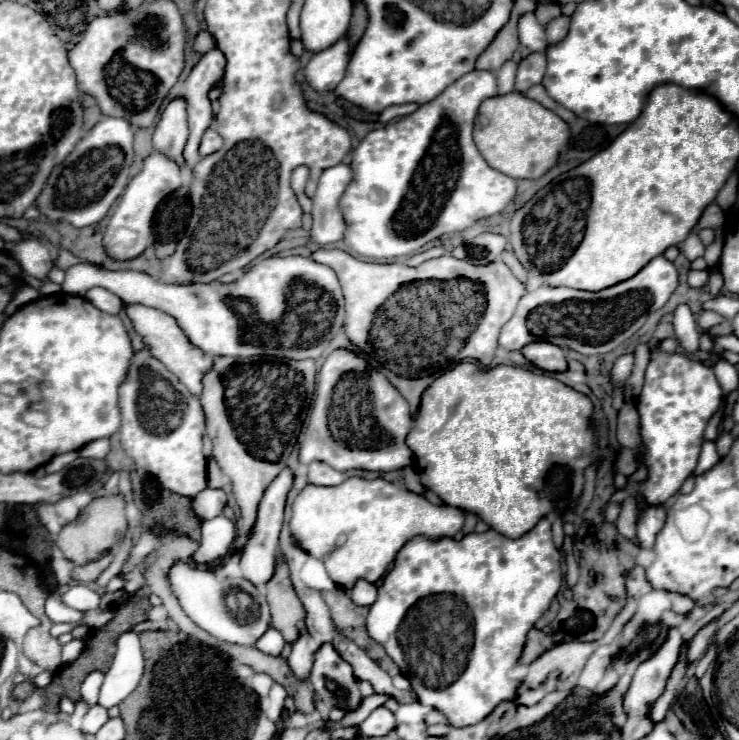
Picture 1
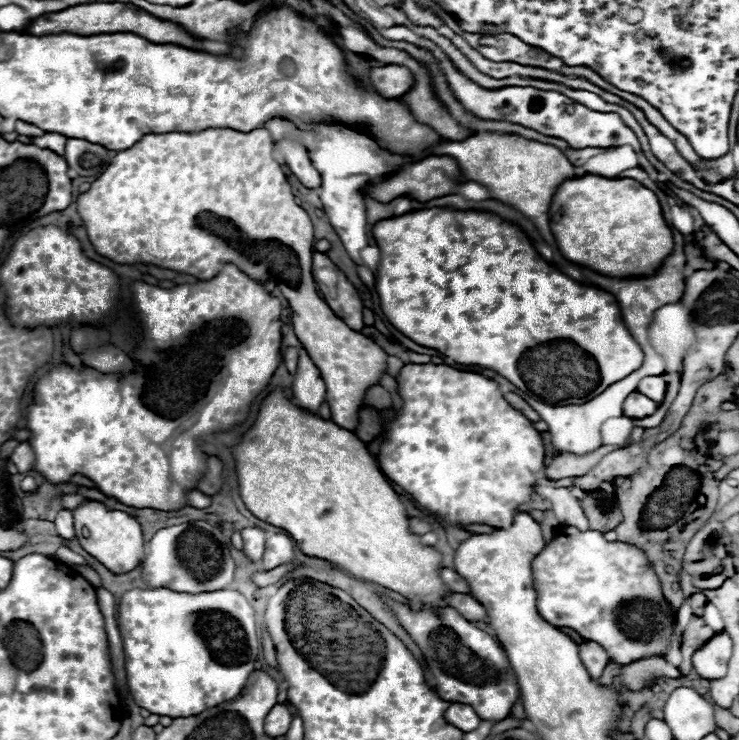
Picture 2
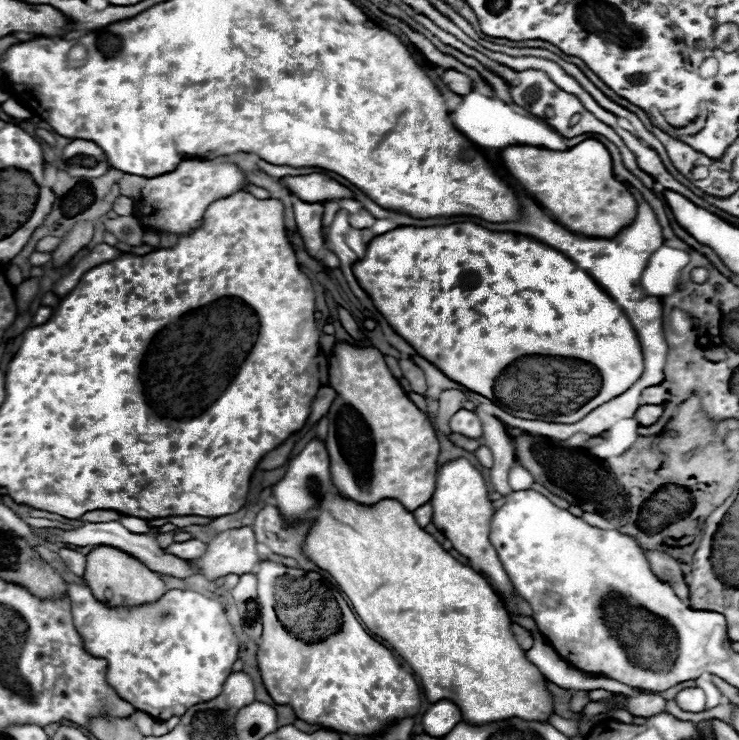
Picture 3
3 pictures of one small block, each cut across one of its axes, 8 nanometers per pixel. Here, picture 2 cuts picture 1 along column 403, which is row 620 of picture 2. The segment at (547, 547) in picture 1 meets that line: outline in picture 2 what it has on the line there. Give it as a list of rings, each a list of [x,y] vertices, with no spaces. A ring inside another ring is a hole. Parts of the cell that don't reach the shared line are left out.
[[[560,526],[554,540],[532,562],[538,612],[554,626],[568,626],[582,638],[604,646],[610,660],[630,664],[644,656],[666,656],[674,634],[676,618],[662,598],[660,582],[644,552],[632,544],[608,542],[598,530],[580,532]],[[632,602],[644,606],[644,620],[622,620],[622,608]]]

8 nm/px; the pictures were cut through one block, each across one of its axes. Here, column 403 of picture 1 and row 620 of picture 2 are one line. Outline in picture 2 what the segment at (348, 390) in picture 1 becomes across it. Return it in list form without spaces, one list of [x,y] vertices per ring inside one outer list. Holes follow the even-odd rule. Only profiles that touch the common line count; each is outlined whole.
[[[382,594],[382,600],[390,606],[398,624],[422,650],[424,660],[436,678],[436,692],[442,700],[468,704],[482,720],[500,722],[508,718],[510,708],[520,698],[520,688],[506,652],[494,636],[476,628],[452,606],[414,610],[386,594]]]

